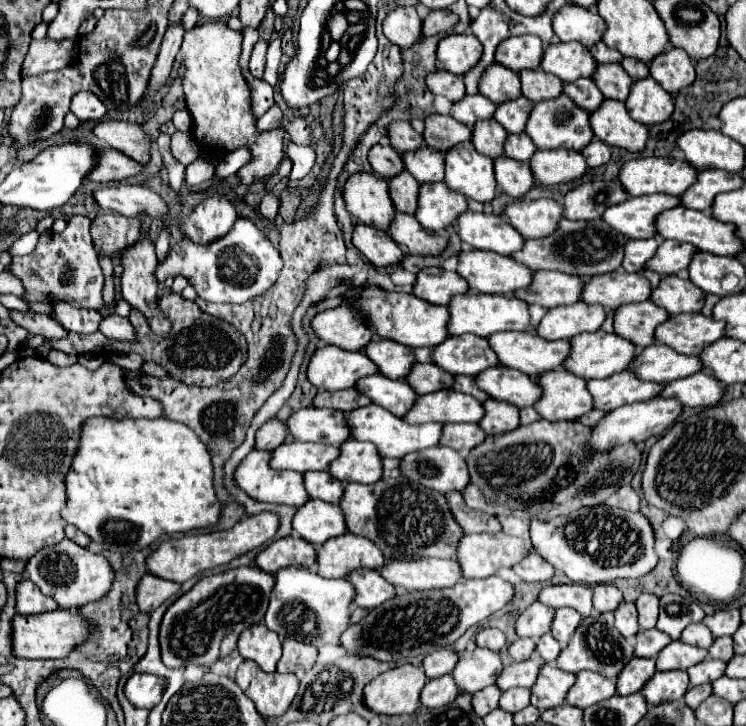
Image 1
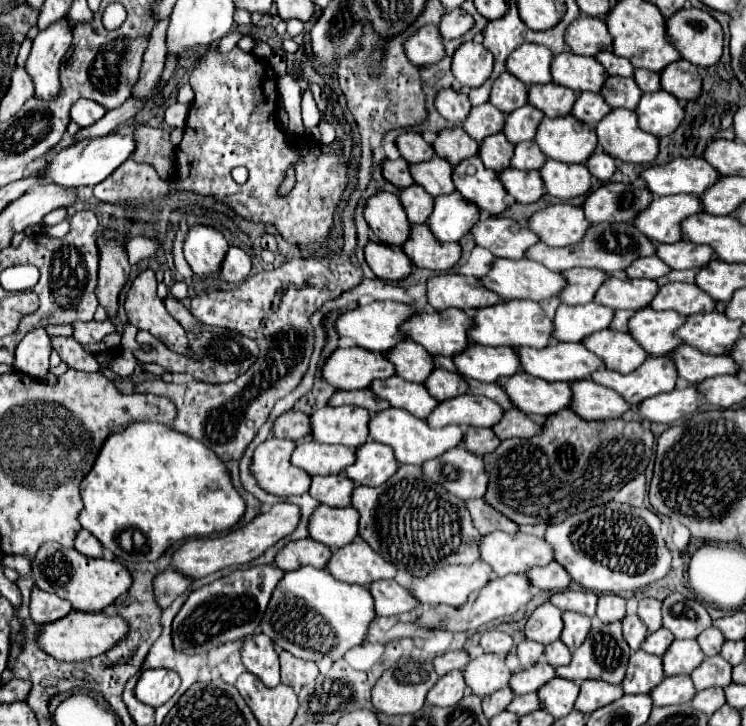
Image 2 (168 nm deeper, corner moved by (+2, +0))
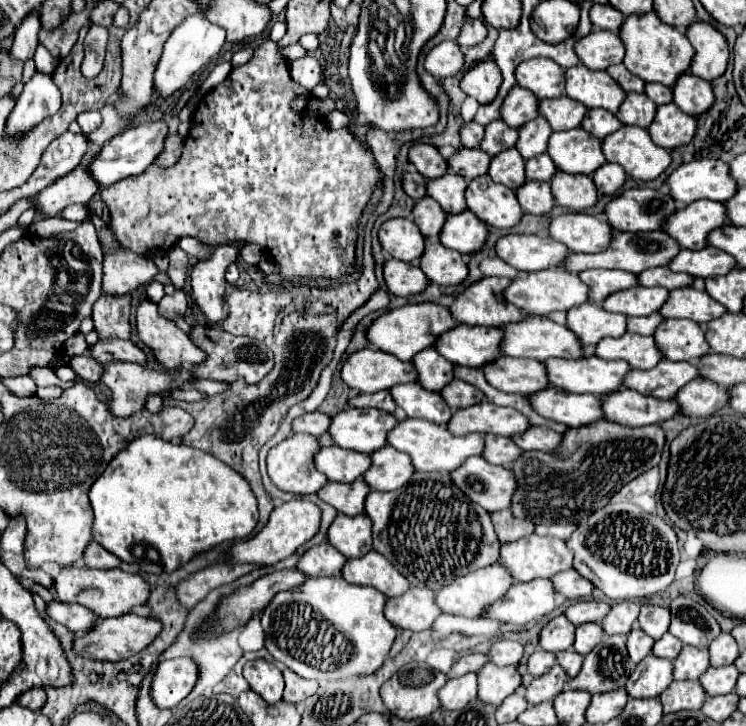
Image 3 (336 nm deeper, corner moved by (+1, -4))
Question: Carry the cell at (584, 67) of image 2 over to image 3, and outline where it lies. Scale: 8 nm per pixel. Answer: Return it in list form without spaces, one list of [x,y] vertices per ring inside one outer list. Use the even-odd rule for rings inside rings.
[[[584,64],[566,70],[566,94],[586,108],[604,108],[616,112],[626,92],[606,70],[590,70]]]

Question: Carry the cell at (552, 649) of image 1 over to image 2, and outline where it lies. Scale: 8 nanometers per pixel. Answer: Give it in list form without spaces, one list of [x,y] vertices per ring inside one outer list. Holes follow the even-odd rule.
[[[557,640],[557,642],[553,642],[553,644],[549,644],[549,646],[545,648],[545,658],[549,660],[549,664],[551,664],[553,668],[567,666],[567,664],[571,662],[571,650],[569,650],[561,640]]]

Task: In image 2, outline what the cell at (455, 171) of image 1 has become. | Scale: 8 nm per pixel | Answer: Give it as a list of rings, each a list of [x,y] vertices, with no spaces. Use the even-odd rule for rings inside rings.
[[[479,156],[463,160],[459,166],[455,166],[453,182],[455,188],[479,210],[489,212],[491,216],[507,210],[507,190],[503,188],[499,176],[495,172],[489,172],[489,168],[481,164]]]

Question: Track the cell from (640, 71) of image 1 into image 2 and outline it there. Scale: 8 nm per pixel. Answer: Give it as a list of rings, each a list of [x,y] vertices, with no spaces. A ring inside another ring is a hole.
[[[635,70],[635,82],[643,92],[659,92],[661,90],[659,74],[653,74],[649,70]]]

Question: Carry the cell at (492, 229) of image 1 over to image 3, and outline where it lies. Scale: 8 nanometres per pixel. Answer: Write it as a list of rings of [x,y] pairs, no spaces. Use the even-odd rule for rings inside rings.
[[[506,234],[498,238],[496,254],[516,270],[536,272],[558,266],[570,250],[556,240],[550,240],[550,236]]]

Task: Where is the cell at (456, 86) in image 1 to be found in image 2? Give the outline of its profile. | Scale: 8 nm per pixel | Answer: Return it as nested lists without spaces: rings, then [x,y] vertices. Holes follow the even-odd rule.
[[[453,88],[449,90],[441,90],[437,94],[437,100],[435,100],[435,106],[439,110],[439,114],[449,120],[453,126],[461,126],[465,122],[465,118],[469,116],[469,110],[471,110],[471,102],[465,94],[459,94],[455,92]]]

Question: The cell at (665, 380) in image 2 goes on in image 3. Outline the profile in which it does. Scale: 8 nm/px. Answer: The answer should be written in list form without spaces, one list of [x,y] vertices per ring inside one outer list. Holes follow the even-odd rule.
[[[662,358],[652,370],[630,370],[622,386],[638,390],[646,396],[666,400],[666,398],[674,398],[674,394],[696,376],[698,370],[694,364],[672,362],[668,358]]]

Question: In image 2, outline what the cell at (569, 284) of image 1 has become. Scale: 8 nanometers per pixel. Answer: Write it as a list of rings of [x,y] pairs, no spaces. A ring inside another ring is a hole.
[[[571,268],[569,272],[563,272],[565,278],[569,280],[569,288],[561,292],[561,302],[563,304],[589,304],[599,290],[599,286],[609,278],[607,272],[599,268]]]

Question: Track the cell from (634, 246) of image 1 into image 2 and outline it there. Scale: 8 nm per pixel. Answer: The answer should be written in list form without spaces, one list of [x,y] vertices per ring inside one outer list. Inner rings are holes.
[[[647,256],[647,258],[641,258],[641,260],[635,260],[629,268],[627,268],[627,276],[629,278],[661,278],[661,276],[667,276],[671,272],[669,266],[665,266],[663,260],[659,260],[657,256]]]

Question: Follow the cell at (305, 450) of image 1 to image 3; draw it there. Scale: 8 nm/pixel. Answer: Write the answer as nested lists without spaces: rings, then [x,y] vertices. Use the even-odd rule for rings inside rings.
[[[340,446],[320,448],[312,460],[314,466],[318,466],[320,472],[334,482],[354,482],[370,466],[370,456],[356,450],[344,450]]]

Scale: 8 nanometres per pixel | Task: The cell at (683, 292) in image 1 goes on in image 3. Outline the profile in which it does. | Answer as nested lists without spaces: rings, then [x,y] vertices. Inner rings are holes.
[[[686,286],[672,290],[666,304],[658,312],[662,318],[688,318],[698,324],[706,324],[708,320],[722,316],[726,308],[712,300],[706,292]]]

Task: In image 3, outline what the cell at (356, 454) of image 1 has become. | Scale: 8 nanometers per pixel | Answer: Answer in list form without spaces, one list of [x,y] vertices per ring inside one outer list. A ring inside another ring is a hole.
[[[386,444],[386,448],[380,448],[378,452],[370,454],[372,466],[364,472],[366,484],[370,484],[372,490],[396,490],[402,484],[406,484],[414,472],[410,456],[404,452],[392,448]]]

